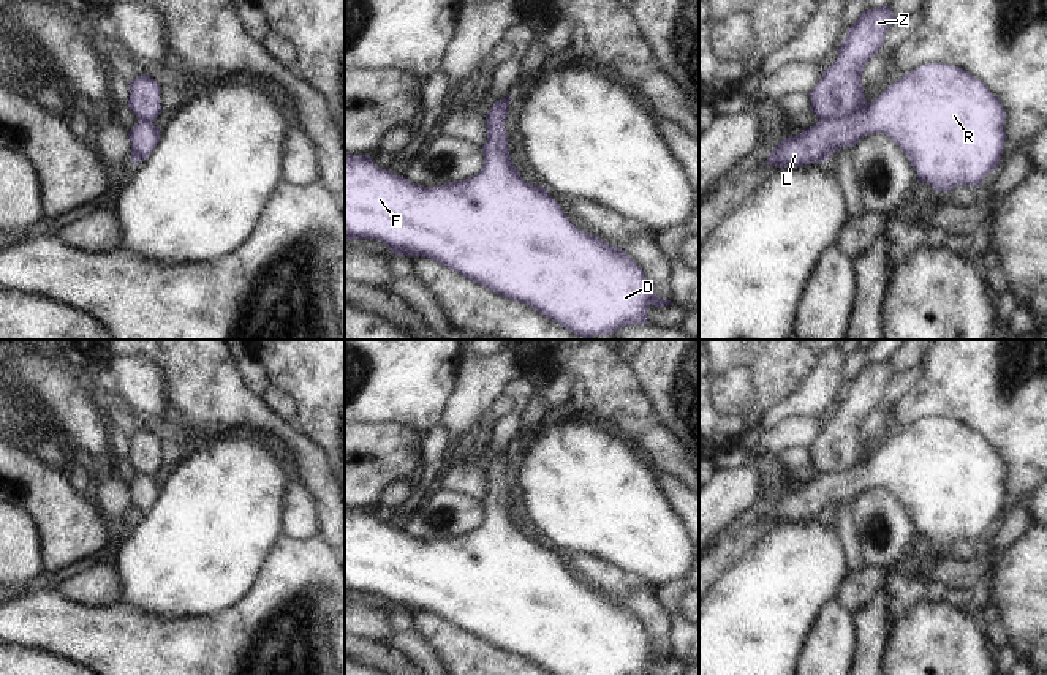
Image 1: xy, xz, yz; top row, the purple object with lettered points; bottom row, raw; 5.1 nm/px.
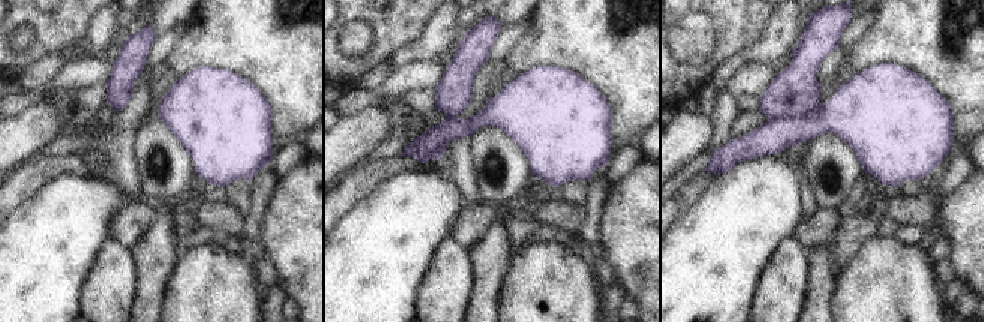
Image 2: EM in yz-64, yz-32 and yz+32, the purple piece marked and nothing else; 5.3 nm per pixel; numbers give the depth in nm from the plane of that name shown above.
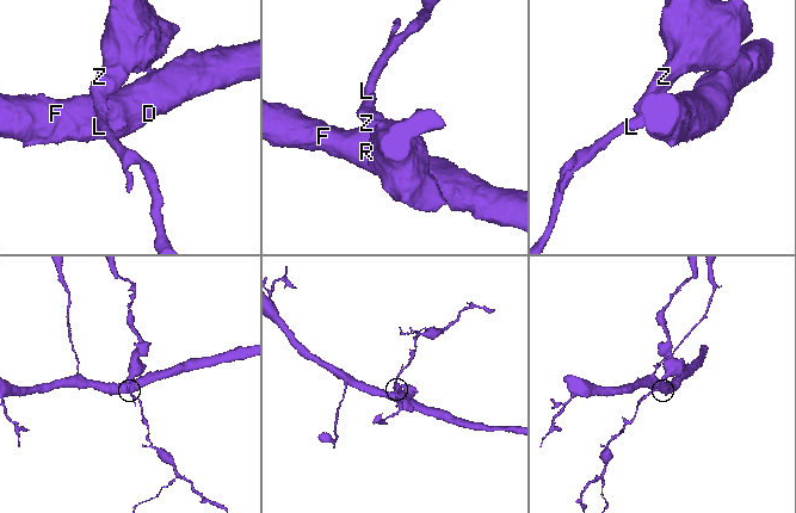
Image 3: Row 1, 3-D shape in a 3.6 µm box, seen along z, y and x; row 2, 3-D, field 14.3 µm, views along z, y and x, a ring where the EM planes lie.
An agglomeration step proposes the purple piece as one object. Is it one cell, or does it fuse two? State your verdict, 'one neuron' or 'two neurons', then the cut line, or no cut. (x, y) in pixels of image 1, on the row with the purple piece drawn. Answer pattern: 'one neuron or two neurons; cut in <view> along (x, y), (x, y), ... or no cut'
two neurons; cut in yz along (867, 103), (853, 114), (827, 117), (820, 122)

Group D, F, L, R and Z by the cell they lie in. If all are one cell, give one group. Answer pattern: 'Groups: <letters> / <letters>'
Groups: D F L R / Z

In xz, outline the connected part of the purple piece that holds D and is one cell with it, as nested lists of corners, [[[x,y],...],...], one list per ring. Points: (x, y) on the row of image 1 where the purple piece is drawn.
[[[505,100],[495,101],[486,114],[487,139],[482,145],[484,166],[479,174],[433,188],[414,185],[403,175],[380,169],[369,155],[345,153],[345,240],[375,239],[386,243],[394,255],[430,258],[506,299],[535,308],[587,340],[615,334],[625,326],[648,324],[648,307],[666,307],[671,300],[652,291],[644,270],[622,248],[577,229],[544,187],[522,179],[508,150],[508,115]]]

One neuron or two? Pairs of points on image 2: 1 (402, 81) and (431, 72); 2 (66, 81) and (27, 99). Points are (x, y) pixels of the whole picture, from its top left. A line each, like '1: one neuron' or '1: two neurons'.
1: one neuron
2: one neuron

